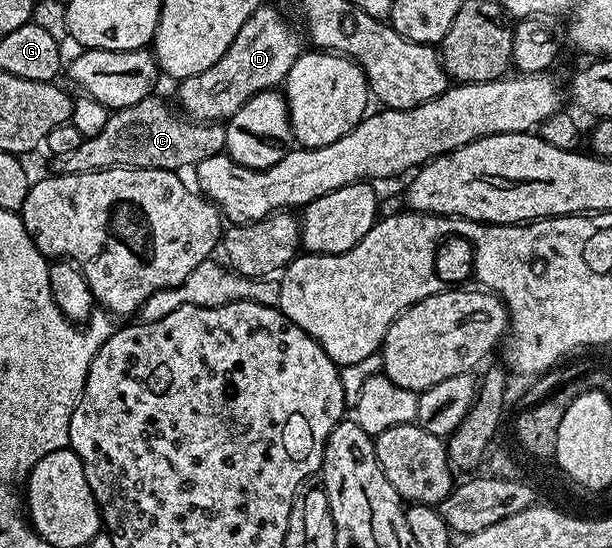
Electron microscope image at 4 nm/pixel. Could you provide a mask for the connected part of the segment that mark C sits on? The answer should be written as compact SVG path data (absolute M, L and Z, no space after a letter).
M152 94L144 101L136 101L136 105L131 107L111 110L108 121L100 133L85 136L77 149L53 156L53 174L75 175L89 171L103 171L109 167L151 167L152 169L181 172L182 167L197 168L200 161L205 161L207 157L216 157L225 152L226 129L222 123L204 123L197 119L191 119L189 115L173 106L170 108L164 100L158 98L157 94Z

